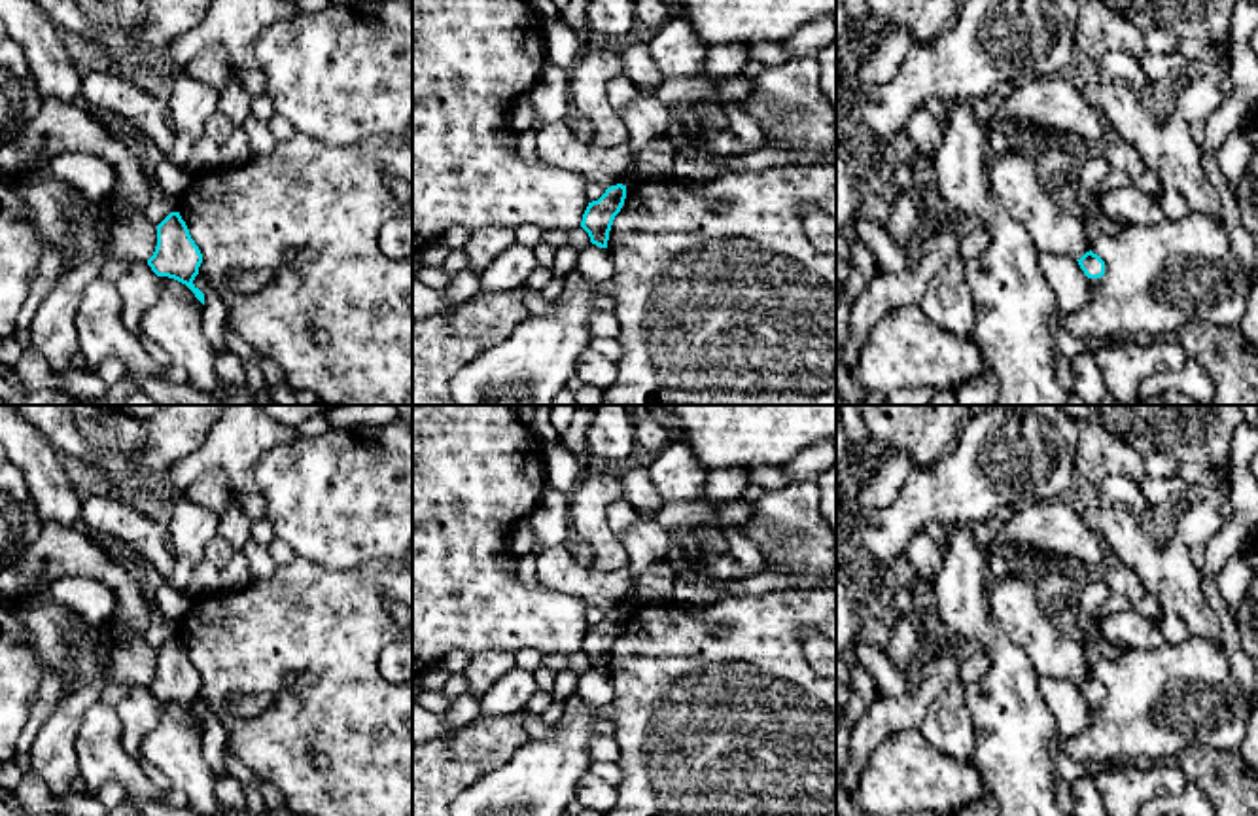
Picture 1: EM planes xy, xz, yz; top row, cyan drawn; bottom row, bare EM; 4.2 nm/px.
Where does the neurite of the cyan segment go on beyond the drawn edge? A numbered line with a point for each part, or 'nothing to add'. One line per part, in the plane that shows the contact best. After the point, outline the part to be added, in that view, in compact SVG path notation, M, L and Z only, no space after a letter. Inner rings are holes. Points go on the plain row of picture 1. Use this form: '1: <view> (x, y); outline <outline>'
nothing to add

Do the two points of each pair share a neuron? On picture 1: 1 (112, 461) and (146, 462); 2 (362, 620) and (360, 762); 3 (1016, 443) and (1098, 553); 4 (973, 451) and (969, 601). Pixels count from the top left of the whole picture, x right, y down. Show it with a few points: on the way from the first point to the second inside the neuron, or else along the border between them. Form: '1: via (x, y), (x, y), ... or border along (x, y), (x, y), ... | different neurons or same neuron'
1: border along (146, 425), (146, 442), (137, 455), (140, 472) | different neurons
2: via (360, 656), (360, 726) | same neuron
3: border along (1058, 498), (1033, 502), (1018, 510) | different neurons
4: border along (969, 523), (954, 523), (948, 529) | different neurons

